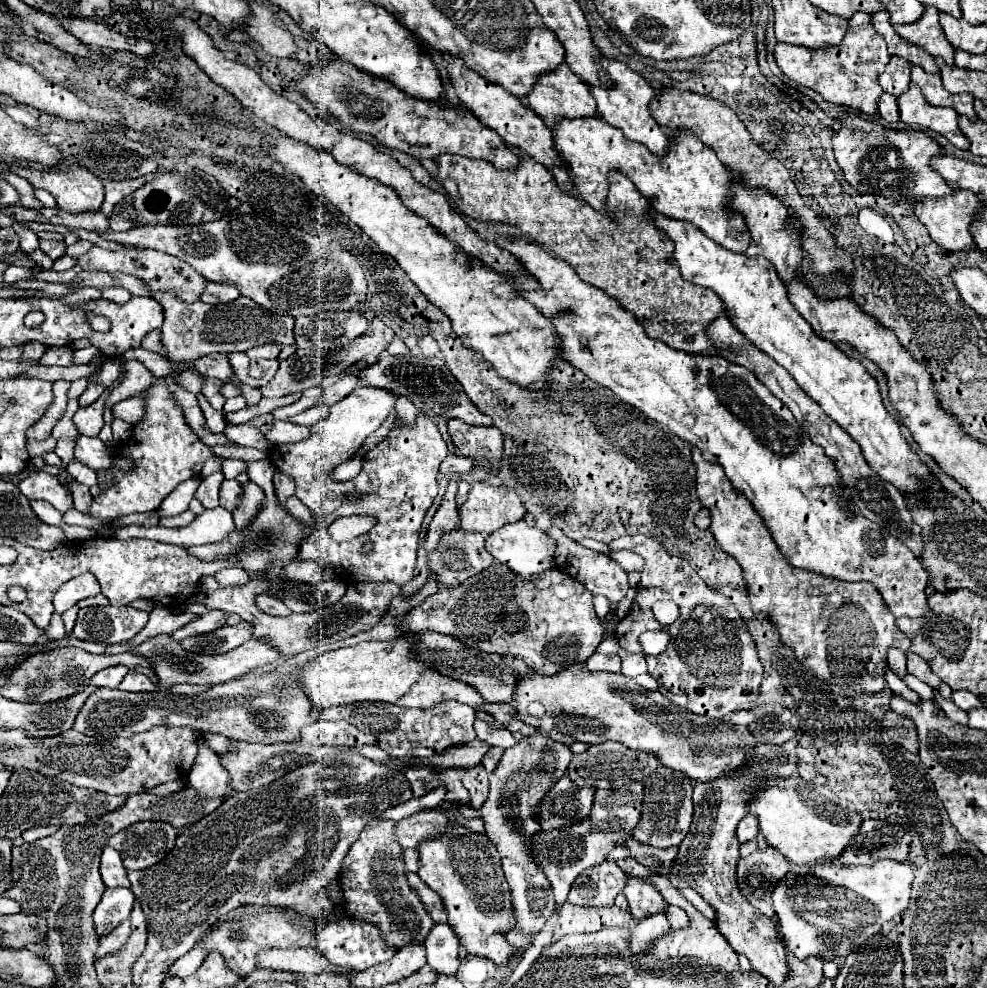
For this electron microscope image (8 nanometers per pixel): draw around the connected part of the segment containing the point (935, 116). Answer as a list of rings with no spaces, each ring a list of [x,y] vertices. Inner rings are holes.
[[[909,83],[909,89],[897,97],[899,117],[903,123],[921,129],[933,129],[947,137],[955,147],[967,149],[969,141],[957,127],[957,111],[951,107],[935,107],[923,99],[919,87]]]

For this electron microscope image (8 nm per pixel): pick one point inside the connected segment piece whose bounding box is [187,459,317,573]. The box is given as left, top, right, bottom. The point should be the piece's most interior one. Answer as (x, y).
(276, 534)

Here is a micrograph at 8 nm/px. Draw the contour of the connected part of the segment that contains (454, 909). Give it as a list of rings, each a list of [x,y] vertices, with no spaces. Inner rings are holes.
[[[451,823],[445,833],[423,839],[417,845],[417,853],[417,875],[443,899],[449,923],[459,935],[459,943],[471,955],[487,957],[497,965],[507,963],[509,957],[517,955],[503,937],[505,929],[511,925],[511,899],[509,885],[501,869],[501,855],[493,841],[485,833],[475,833]]]

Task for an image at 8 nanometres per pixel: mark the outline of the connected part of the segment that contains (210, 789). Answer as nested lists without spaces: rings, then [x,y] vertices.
[[[199,747],[197,763],[193,771],[189,771],[187,783],[205,799],[225,799],[235,793],[229,785],[229,771],[219,763],[219,757],[213,755],[213,751],[205,751],[205,747]]]

